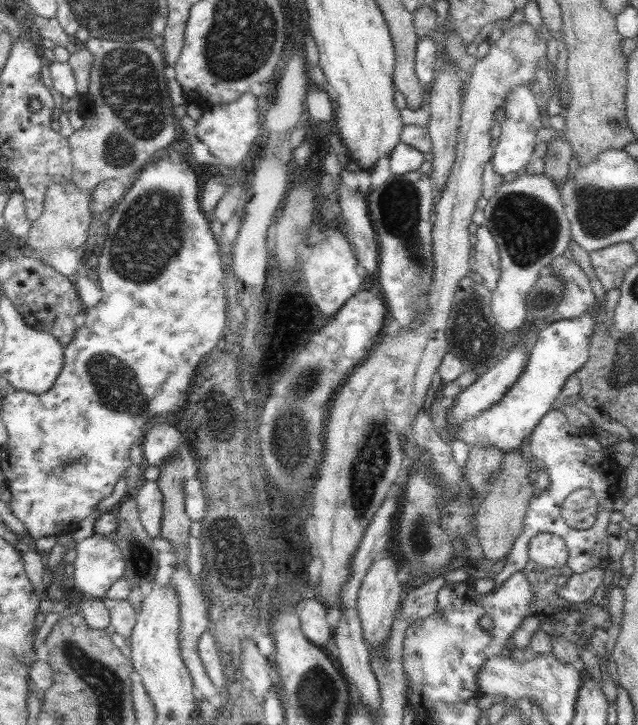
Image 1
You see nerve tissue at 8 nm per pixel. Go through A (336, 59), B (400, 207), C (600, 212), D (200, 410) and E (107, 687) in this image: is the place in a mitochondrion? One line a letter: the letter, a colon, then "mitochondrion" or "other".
A: other
B: mitochondrion
C: mitochondrion
D: mitochondrion
E: mitochondrion

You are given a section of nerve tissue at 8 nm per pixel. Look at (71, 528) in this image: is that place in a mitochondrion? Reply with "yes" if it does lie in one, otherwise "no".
no

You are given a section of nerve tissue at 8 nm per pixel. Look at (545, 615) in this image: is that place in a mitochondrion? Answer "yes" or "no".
no

